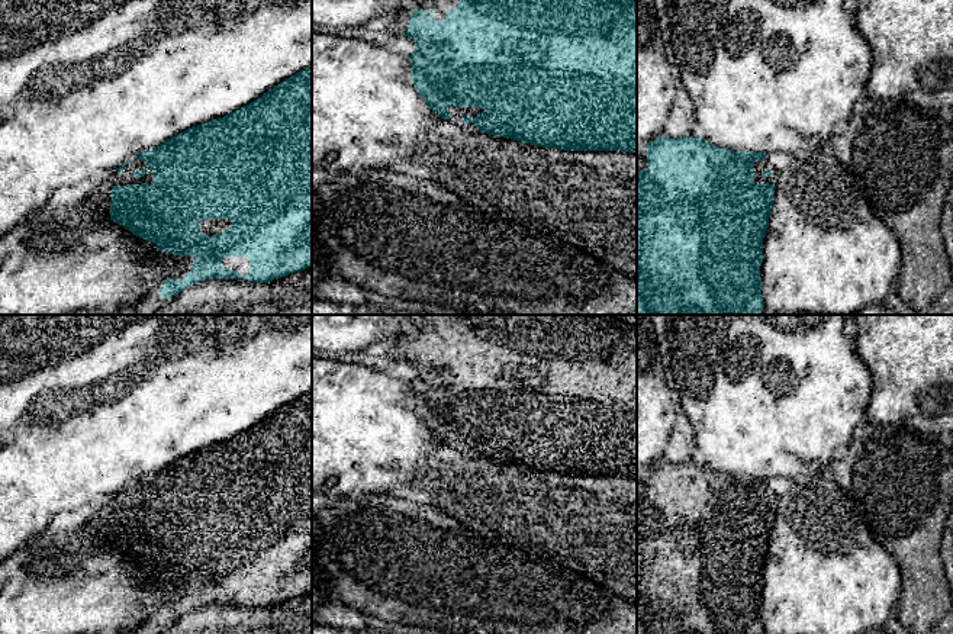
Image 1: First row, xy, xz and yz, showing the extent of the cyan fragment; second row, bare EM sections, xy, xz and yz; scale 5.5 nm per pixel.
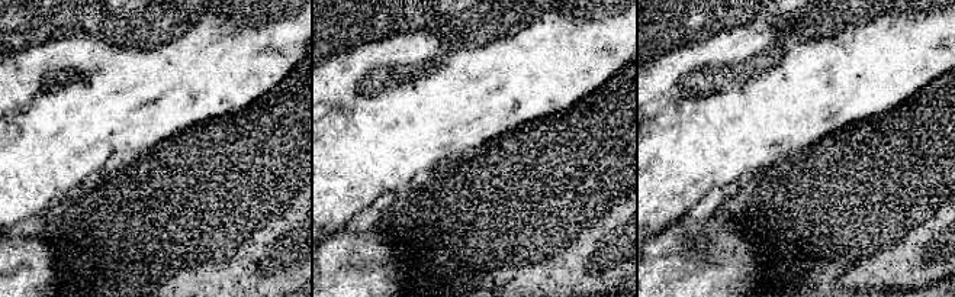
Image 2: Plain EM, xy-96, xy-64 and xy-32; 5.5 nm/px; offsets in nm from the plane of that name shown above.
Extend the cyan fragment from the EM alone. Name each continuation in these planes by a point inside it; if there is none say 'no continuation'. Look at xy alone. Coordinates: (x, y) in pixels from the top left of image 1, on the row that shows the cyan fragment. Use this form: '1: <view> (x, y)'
no continuation

